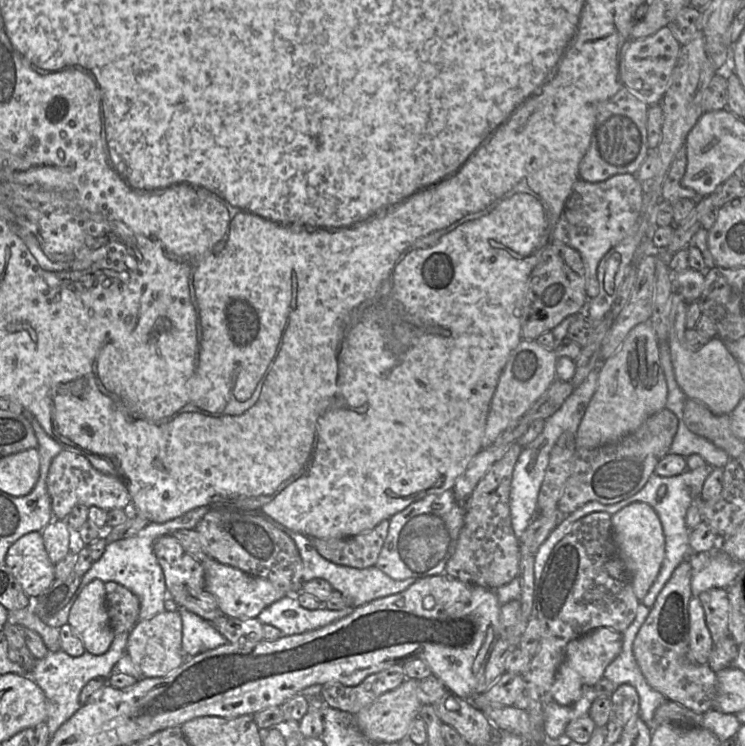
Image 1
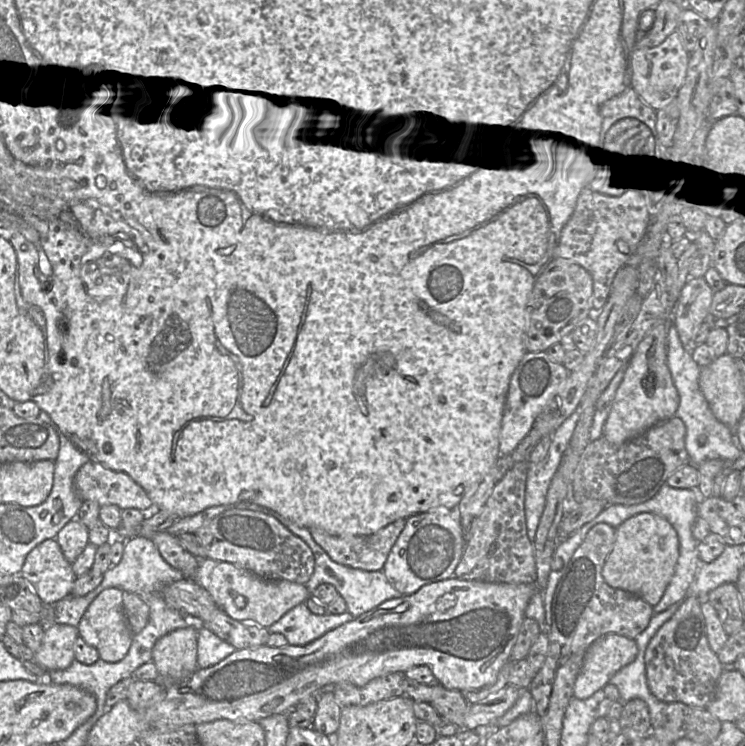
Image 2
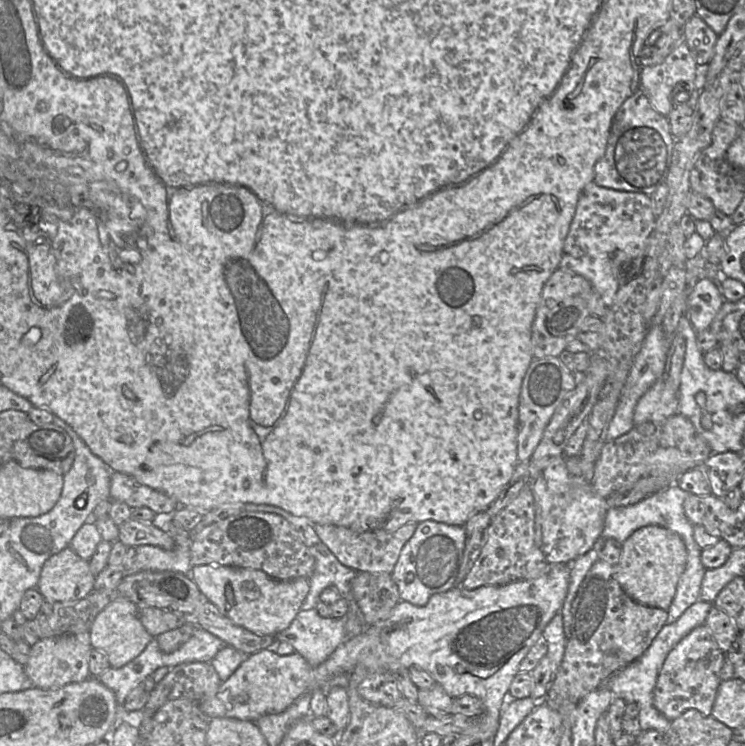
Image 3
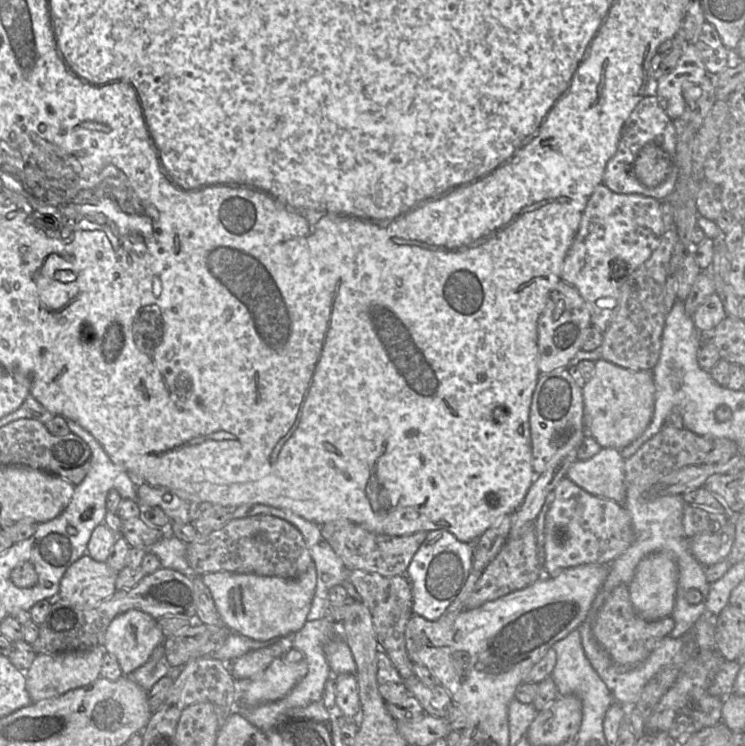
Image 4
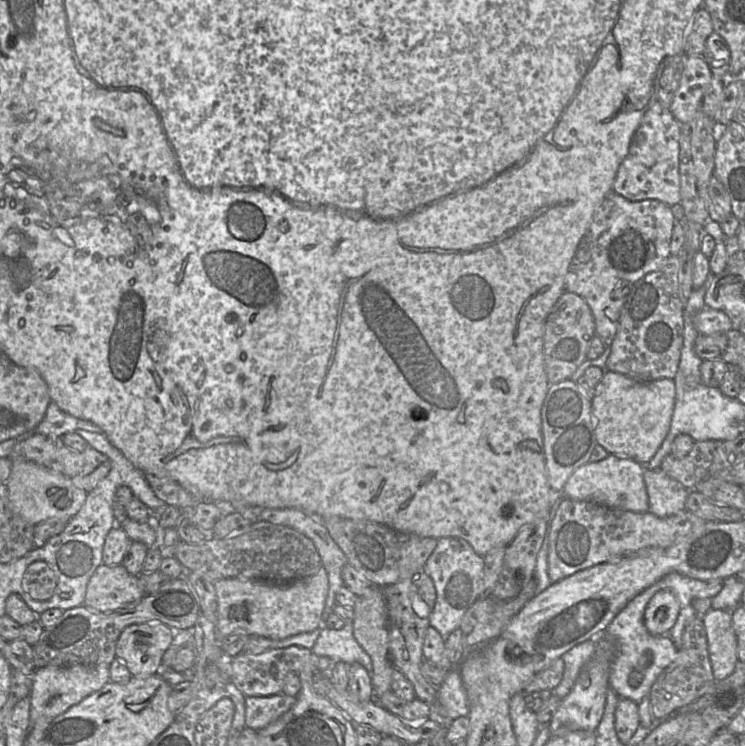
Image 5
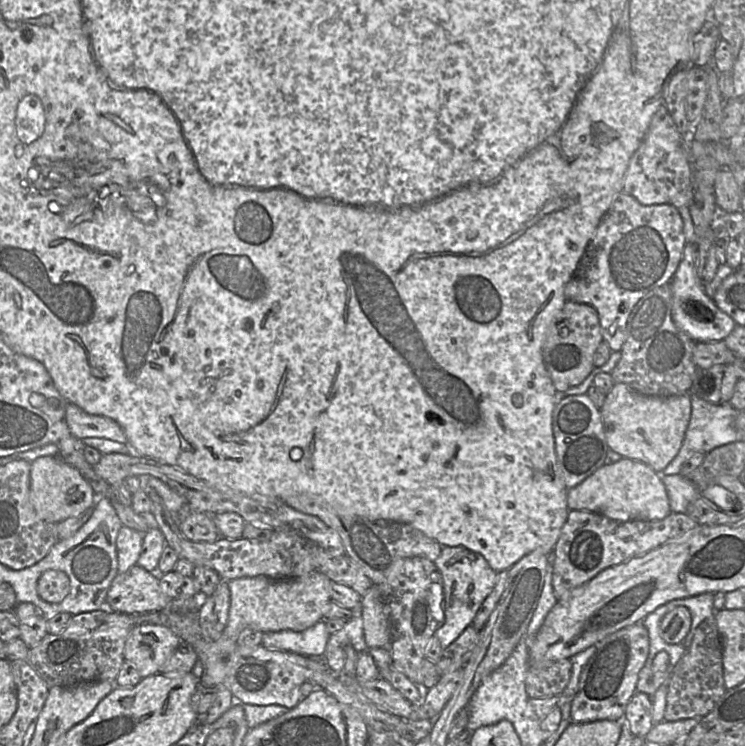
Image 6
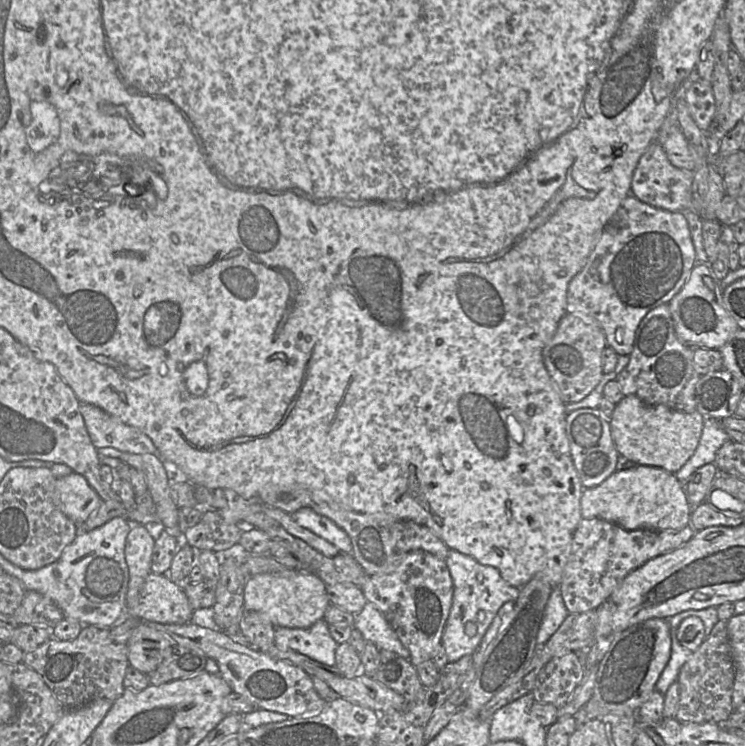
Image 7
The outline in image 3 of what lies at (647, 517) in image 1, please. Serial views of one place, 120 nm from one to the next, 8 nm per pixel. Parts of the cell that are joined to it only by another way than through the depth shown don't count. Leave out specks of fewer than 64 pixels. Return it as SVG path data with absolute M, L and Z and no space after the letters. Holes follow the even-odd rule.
M644 526L634 531L622 544L615 578L625 594L635 602L667 611L685 569L687 552L681 538L670 530Z

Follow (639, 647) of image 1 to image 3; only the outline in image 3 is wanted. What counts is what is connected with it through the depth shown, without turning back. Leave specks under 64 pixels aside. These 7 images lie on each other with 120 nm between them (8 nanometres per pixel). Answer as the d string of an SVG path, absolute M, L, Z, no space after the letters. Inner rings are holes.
M705 624L693 629L665 659L653 691L656 709L669 721L678 718L689 709L695 709L704 716L711 716L721 682L720 671L725 662L725 655Z

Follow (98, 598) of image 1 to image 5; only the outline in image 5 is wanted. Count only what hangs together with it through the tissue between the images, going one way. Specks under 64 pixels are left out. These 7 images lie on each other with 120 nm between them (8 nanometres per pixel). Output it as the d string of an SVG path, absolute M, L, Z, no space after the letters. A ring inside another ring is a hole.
M162 622L132 624L119 636L116 657L125 663L133 677L158 675L174 633Z

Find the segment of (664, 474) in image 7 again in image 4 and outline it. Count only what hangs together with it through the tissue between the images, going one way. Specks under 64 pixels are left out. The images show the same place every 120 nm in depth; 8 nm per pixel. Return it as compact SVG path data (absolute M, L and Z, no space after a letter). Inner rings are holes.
M601 448L593 457L576 460L567 469L567 477L587 492L624 503L627 487L625 458L615 448Z

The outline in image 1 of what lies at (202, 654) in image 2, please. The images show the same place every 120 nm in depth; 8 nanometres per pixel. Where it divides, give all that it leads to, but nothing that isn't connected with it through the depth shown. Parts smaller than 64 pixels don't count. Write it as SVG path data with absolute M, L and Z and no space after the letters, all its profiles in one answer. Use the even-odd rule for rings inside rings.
M178 607L177 611L182 618L182 649L185 658L229 643L211 622L182 607Z

